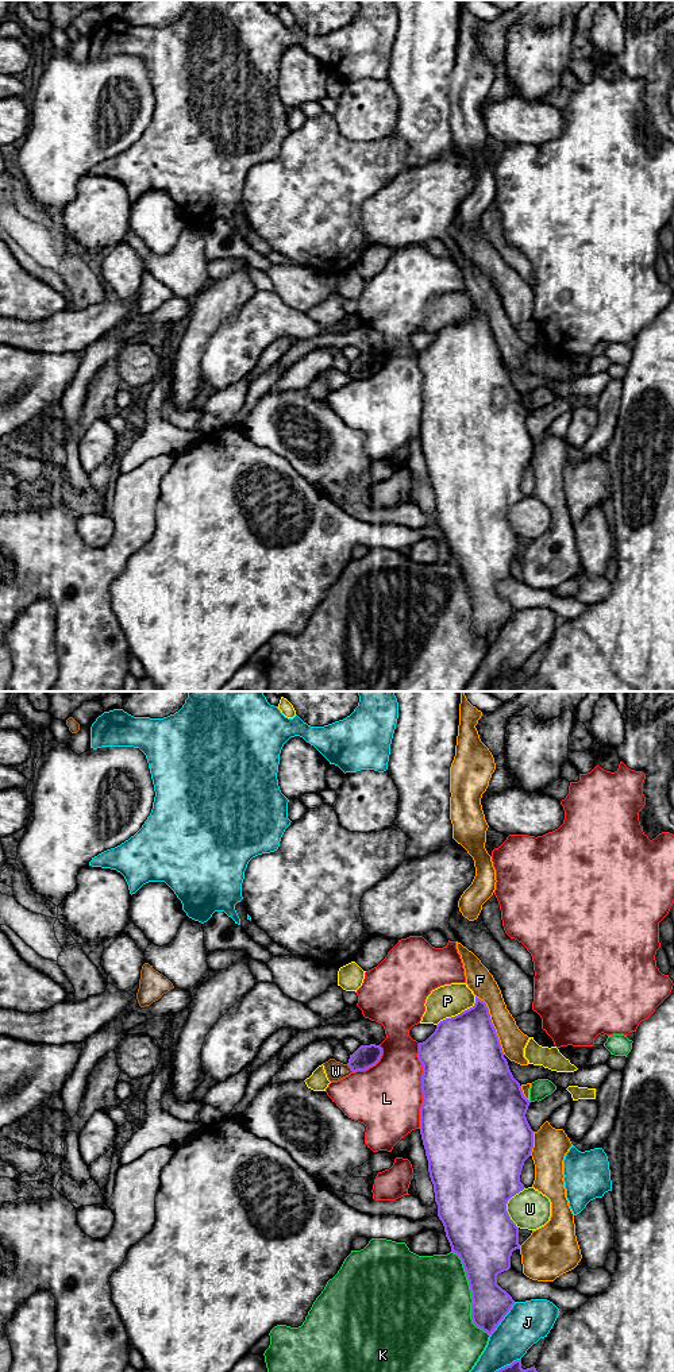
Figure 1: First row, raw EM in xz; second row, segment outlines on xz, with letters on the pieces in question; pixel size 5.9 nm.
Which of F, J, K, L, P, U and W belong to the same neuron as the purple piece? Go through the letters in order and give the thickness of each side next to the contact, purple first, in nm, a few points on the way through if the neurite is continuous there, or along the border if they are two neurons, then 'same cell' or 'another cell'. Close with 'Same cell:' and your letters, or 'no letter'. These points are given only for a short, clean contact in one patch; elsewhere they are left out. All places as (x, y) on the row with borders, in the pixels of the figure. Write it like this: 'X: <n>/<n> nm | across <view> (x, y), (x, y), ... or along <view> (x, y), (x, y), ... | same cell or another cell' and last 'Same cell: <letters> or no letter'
F: 460/150 nm | another cell
J: 220/240 nm | another cell
K: 280/480 nm | another cell
L: 500/420 nm | another cell
P: 460/200 nm | another cell
U: 480/240 nm | another cell
W: 140/120 nm | along xz (347, 1063), (353, 1071) | another cell
Same cell: no letter

